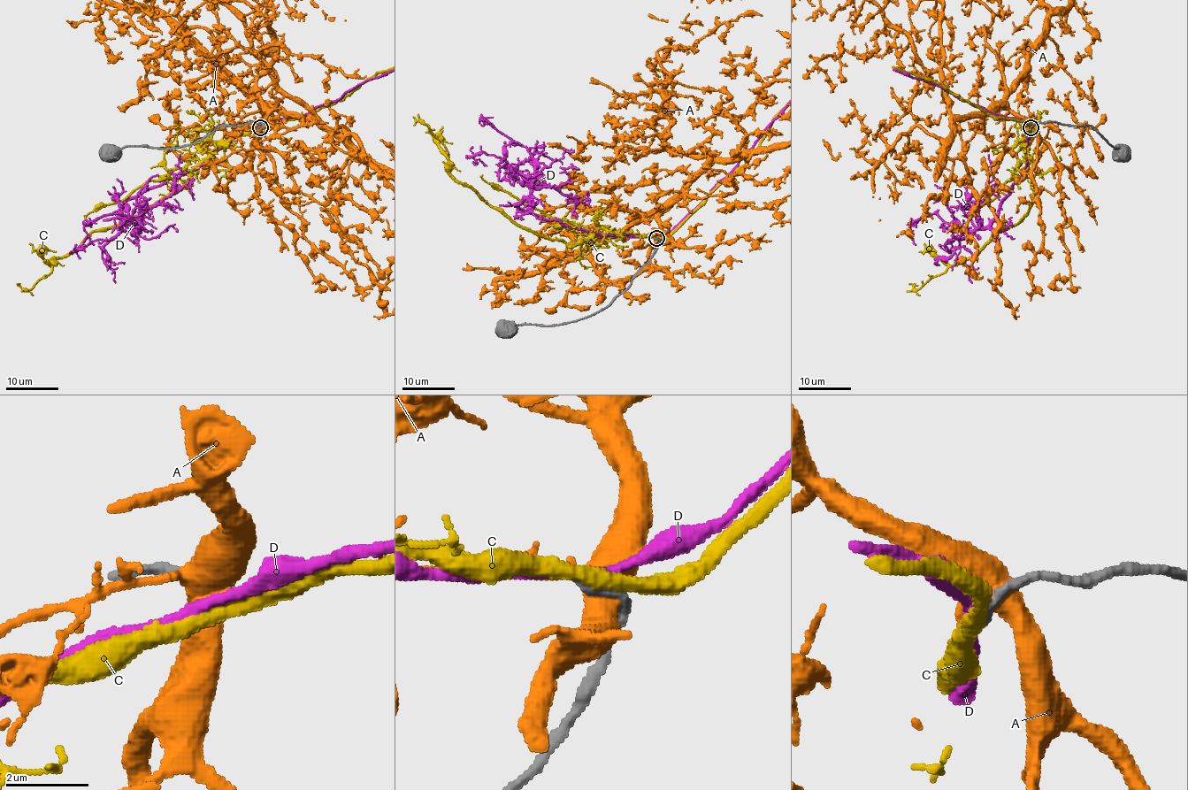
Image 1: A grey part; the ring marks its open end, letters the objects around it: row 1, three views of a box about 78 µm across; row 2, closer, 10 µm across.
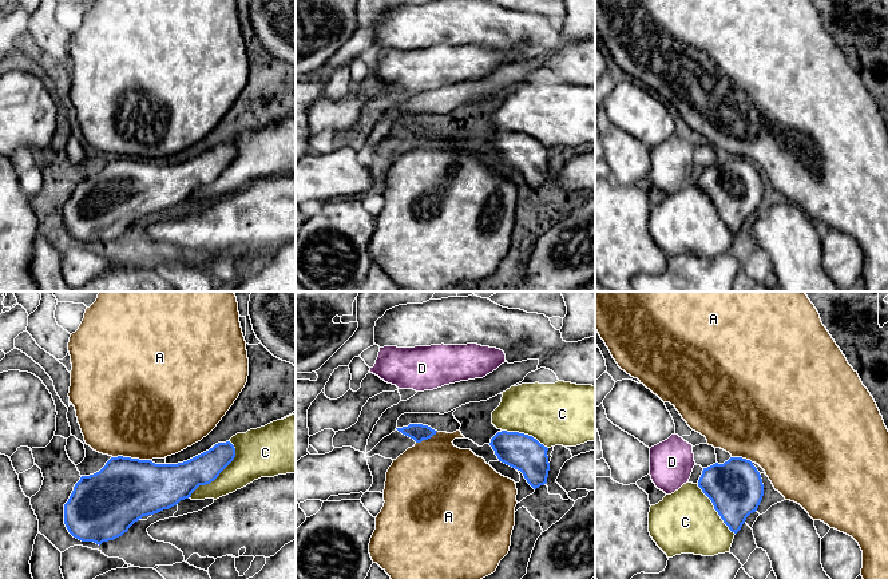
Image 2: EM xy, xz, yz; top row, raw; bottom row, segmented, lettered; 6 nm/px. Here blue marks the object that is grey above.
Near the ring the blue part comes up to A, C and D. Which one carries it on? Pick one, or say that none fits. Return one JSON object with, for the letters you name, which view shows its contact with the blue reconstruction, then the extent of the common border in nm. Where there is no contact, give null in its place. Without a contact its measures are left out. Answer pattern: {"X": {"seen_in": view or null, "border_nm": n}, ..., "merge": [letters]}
{"C": {"seen_in": "xy", "border_nm": 440}, "merge": ["C"]}

